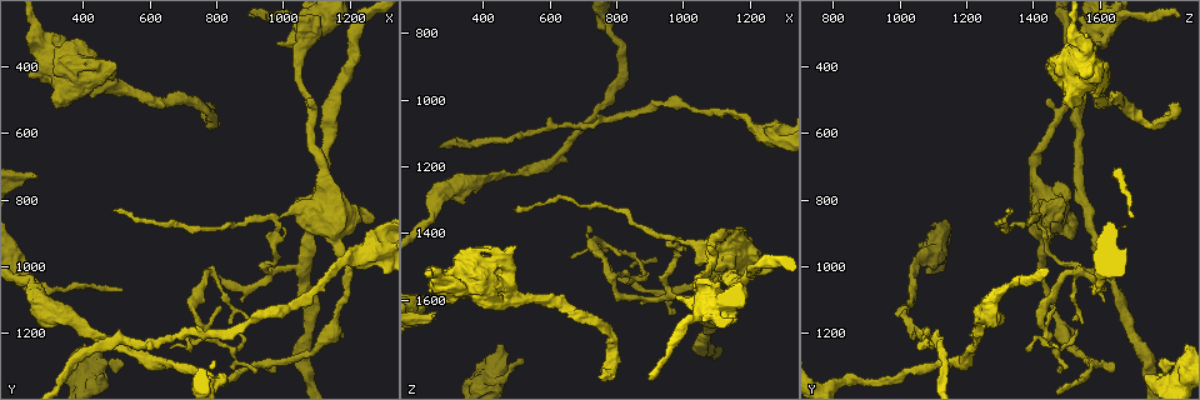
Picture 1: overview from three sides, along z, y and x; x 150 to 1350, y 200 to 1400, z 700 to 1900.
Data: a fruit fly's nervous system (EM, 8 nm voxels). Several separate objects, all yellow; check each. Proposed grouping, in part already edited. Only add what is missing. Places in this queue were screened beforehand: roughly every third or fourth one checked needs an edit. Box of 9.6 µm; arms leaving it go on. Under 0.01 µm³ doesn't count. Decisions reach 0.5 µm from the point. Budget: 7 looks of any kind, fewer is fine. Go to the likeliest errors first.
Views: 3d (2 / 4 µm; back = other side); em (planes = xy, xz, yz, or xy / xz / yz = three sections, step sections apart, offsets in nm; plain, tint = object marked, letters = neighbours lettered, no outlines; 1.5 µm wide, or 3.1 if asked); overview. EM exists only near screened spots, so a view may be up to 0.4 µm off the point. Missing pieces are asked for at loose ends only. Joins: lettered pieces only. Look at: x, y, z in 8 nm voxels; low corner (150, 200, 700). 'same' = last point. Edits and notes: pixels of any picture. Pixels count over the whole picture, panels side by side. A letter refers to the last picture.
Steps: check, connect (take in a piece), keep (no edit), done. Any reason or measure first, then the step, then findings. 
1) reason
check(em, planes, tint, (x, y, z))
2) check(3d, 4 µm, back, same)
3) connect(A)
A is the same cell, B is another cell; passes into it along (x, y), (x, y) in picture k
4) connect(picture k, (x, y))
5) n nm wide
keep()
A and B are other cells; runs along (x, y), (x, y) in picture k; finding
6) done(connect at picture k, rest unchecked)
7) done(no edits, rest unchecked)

branch stops here
check(em, planes, letters, (250, 730, 1640))

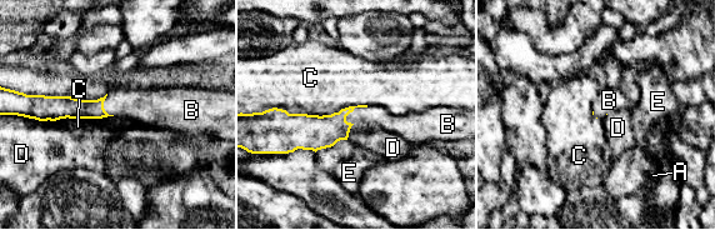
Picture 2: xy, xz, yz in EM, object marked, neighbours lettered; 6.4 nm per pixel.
connect(B)
B is the same cell, A, C, D and E are other cells; passes into it along (325, 131), (355, 106), (370, 116) in picture 2; it goes on there

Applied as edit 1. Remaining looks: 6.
branch stops here
check(em, planes, letters, (520, 1280, 1790))

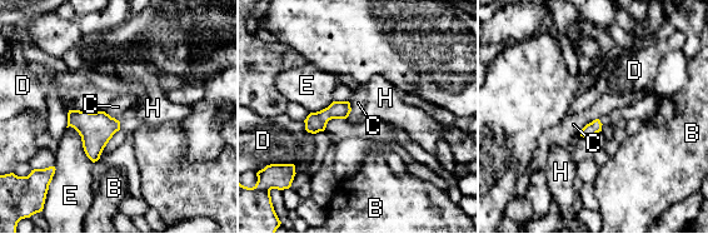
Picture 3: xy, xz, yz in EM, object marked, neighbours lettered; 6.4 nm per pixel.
keep()
B, C, D, E and H are other cells; border along (598, 118), (589, 122), (579, 133) in picture 3; no lettered piece goes on from it

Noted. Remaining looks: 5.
free end
check(em, xy, step 4, tint, (500, 390, 1440))

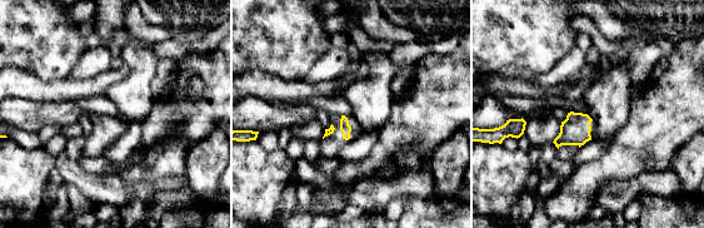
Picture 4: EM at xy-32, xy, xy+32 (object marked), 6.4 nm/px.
cut it another way
check(em, planes, letters, same)

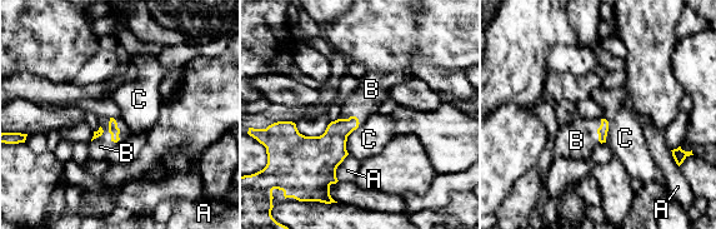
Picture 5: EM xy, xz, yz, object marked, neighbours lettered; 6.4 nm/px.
C touches over 200 nm
connect(B)
B is the same cell, A and C are other cells; passes into it along (114, 130), (109, 132), (100, 147) in picture 5; the neuron continues

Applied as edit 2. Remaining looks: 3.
done(connect at picture 2, connect at picture 5, rest unchecked)

